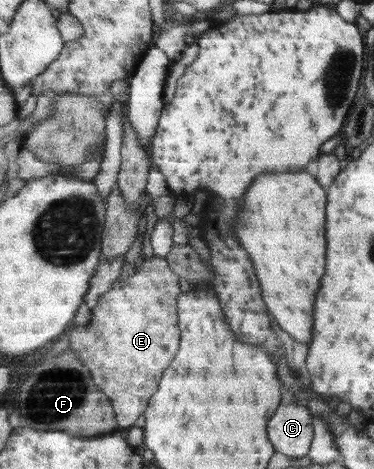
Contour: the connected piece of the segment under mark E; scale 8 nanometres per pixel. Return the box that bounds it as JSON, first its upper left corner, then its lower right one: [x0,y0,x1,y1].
[68,255,182,428]

